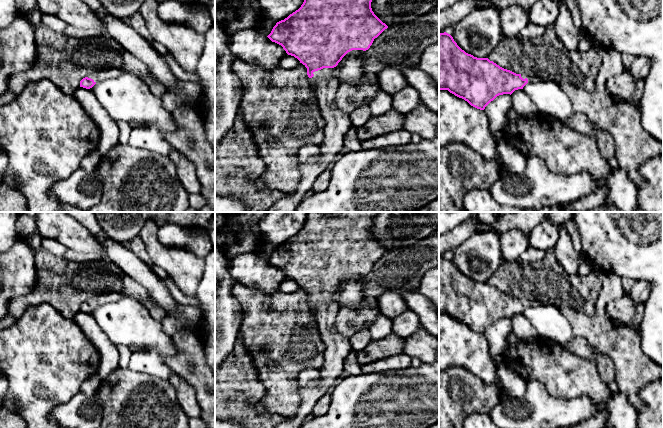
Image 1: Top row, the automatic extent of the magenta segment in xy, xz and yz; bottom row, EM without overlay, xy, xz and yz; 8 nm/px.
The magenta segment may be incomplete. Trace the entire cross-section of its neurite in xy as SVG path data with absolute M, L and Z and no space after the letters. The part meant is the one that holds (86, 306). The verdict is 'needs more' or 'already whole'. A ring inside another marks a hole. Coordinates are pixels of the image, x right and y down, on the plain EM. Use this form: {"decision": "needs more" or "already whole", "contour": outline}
{"decision": "needs more", "contour": "M106 292L106 293L99 293L94 294L88 298L87 301L83 302L80 305L80 311L90 313L92 312L97 306L116 302L122 298L122 294L120 292Z"}

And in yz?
{"decision": "needs more", "contour": "M439 258L439 315L448 314L471 330L484 334L497 320L512 318L534 303L516 298L462 274L453 261Z"}

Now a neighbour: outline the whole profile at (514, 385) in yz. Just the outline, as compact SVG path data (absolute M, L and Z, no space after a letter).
M504 363L497 367L497 375L503 389L511 398L521 398L525 394L527 382Z

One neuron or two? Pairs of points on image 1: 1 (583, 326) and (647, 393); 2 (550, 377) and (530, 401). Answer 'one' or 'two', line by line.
1: two
2: two

